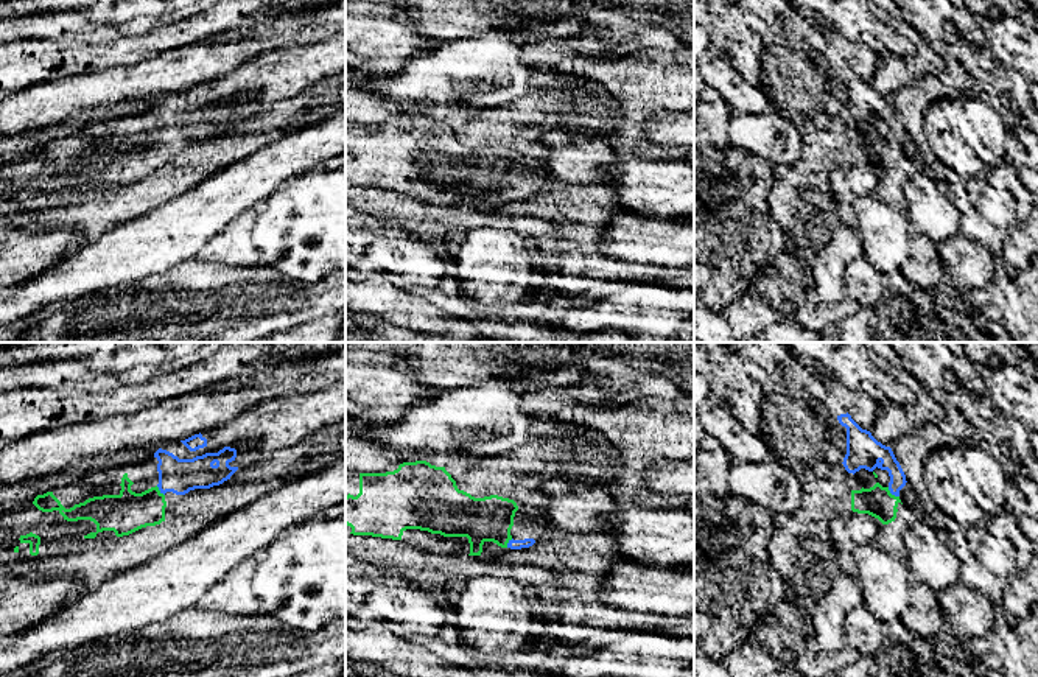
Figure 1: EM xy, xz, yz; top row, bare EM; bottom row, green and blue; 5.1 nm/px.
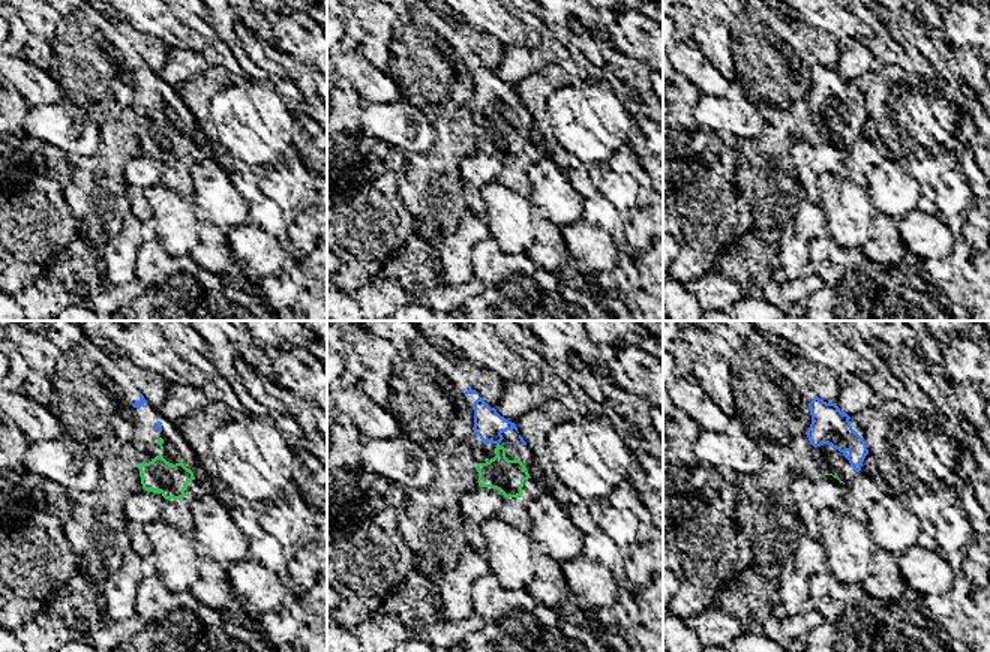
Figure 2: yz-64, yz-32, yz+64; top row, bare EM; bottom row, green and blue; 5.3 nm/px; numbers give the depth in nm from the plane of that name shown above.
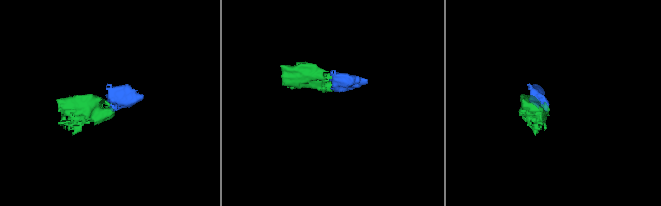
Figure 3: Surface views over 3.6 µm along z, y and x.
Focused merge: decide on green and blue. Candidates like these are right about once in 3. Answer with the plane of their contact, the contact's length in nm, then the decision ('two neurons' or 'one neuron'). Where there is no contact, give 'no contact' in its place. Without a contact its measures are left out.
contact in yz; length 80 nm; one neuron

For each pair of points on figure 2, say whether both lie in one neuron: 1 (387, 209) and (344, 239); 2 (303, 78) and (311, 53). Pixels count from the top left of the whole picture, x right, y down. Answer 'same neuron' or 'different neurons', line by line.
1: same neuron
2: different neurons

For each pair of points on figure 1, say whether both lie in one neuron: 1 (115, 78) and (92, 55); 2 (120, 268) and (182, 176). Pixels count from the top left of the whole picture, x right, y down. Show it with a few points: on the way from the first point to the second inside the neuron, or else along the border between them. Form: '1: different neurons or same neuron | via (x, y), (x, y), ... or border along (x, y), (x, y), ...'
1: different neurons | border along (142, 61), (133, 66), (106, 67), (70, 77)
2: different neurons | border along (195, 185), (129, 218)

